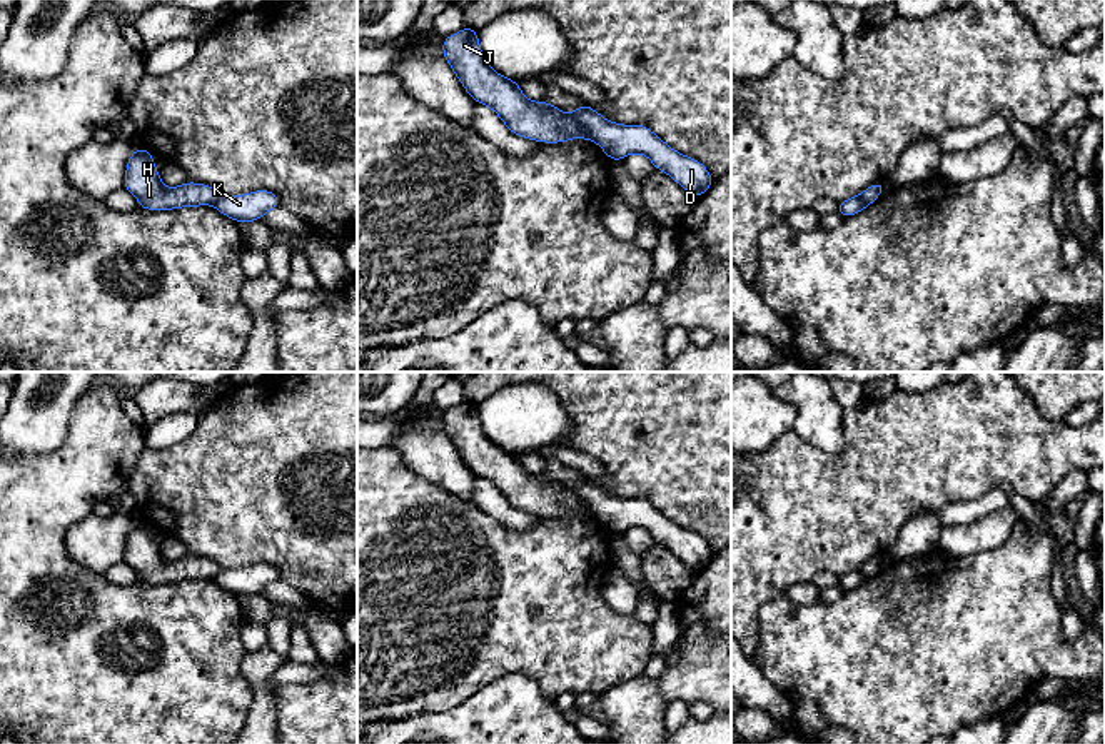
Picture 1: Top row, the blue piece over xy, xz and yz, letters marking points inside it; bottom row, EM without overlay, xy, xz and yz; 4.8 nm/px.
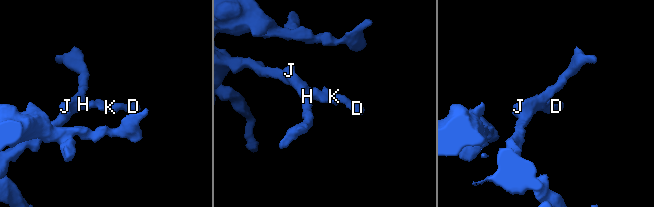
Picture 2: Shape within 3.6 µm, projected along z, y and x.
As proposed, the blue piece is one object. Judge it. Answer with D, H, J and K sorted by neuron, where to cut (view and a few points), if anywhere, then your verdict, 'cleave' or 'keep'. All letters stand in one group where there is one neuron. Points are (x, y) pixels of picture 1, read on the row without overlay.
groups D K / H J; cut xz (573, 487), (595, 512); cleave

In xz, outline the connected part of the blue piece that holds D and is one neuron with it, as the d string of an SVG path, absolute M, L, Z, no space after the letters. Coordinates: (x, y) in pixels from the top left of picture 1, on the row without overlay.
M588 477L578 480L573 489L589 504L594 515L613 535L623 534L629 527L643 527L654 542L668 547L696 572L714 555L701 535L673 524L646 499L613 497Z

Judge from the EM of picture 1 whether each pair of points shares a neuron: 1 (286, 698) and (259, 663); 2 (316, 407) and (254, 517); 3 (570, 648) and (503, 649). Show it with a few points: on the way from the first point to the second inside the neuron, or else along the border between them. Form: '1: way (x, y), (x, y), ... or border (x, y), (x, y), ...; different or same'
1: border (277, 688), (276, 726); different
2: way (311, 434), (256, 491); same
3: way (553, 648), (519, 648); same

